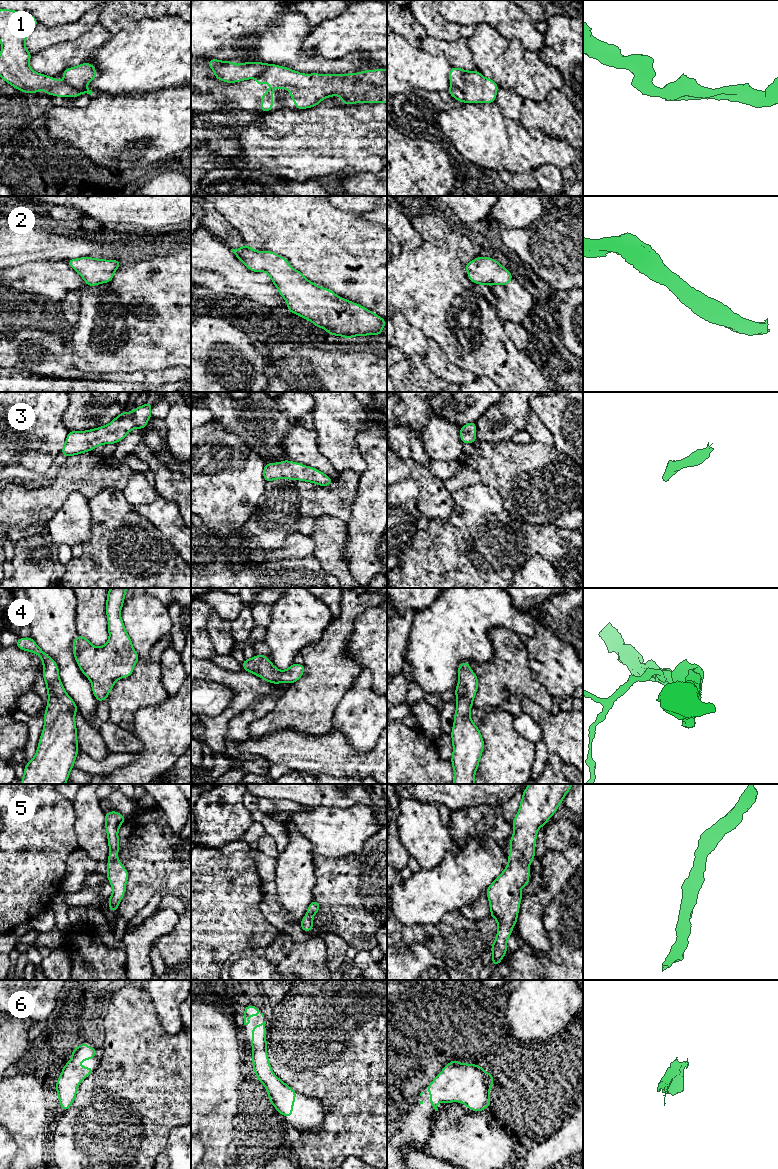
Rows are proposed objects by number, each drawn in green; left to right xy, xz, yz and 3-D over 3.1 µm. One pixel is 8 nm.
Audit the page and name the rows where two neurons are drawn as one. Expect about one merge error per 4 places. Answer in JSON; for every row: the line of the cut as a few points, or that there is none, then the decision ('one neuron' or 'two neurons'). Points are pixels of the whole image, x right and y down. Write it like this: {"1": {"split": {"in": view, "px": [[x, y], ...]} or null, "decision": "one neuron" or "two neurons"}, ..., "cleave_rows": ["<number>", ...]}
{"1": {"split": {"in": "yz", "px": [[451, 85], [462, 92], [465, 101]]}, "decision": "two neurons"}, "2": {"split": null, "decision": "one neuron"}, "3": {"split": null, "decision": "one neuron"}, "4": {"split": null, "decision": "one neuron"}, "5": {"split": null, "decision": "one neuron"}, "6": {"split": null, "decision": "one neuron"}, "cleave_rows": ["1"]}

